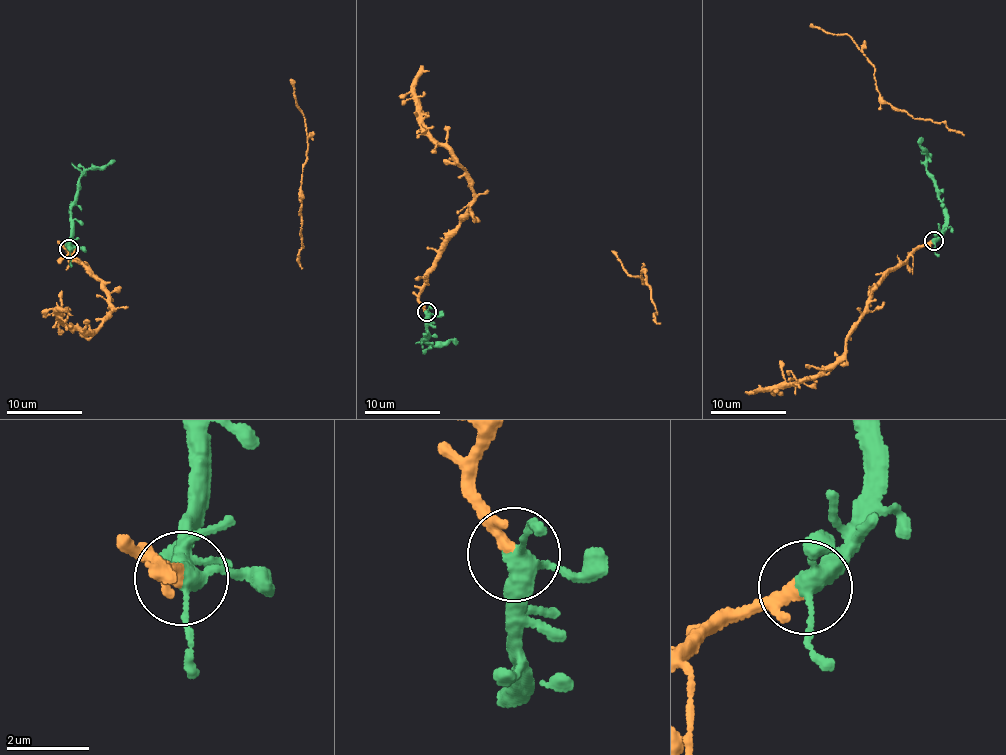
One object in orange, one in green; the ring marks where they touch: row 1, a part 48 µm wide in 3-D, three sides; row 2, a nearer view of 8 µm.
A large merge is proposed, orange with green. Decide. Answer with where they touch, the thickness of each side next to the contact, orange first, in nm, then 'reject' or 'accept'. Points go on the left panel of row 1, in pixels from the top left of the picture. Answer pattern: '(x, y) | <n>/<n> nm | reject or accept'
(69, 248) | 200/320 nm | accept

